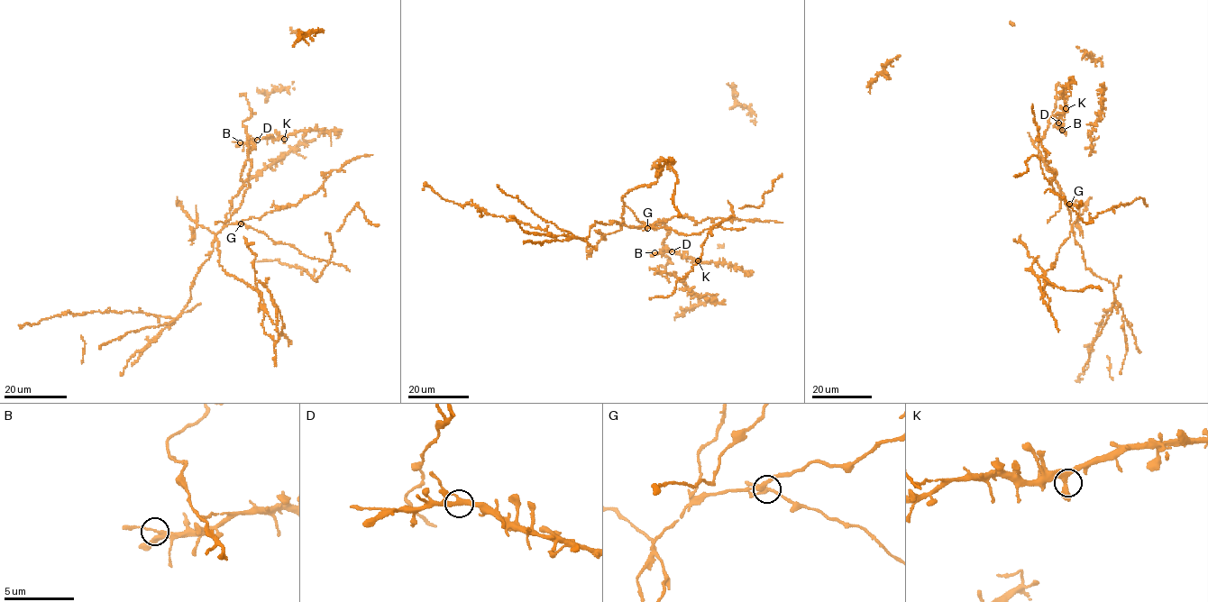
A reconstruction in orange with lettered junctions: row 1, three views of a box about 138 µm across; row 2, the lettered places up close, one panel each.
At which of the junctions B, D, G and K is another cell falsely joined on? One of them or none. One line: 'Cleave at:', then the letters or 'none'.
Cleave at: G

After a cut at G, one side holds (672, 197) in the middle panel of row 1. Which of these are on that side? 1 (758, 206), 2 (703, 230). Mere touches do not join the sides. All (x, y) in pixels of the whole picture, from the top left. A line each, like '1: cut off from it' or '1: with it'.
1: cut off from it
2: cut off from it

